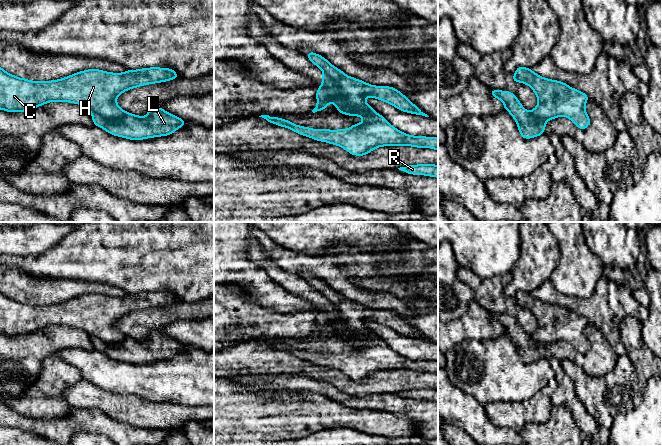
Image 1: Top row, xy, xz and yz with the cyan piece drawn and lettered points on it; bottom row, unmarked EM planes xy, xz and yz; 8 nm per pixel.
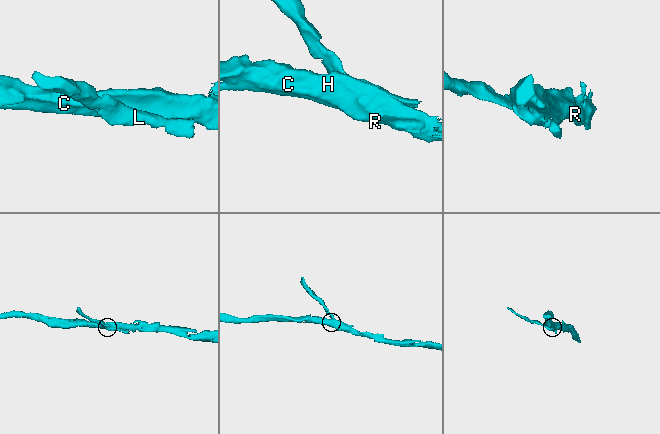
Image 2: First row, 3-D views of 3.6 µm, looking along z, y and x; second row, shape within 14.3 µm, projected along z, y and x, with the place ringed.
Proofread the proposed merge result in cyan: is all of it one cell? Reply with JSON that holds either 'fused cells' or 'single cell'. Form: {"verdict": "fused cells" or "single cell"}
{"verdict": "fused cells"}

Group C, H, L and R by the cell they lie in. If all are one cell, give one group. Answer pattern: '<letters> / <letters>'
C H R / L

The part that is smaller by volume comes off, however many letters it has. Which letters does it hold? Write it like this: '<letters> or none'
L

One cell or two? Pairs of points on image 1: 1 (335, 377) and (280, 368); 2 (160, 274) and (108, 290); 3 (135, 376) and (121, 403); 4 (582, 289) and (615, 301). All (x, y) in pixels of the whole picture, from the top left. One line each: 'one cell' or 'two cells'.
1: one cell
2: two cells
3: two cells
4: two cells

